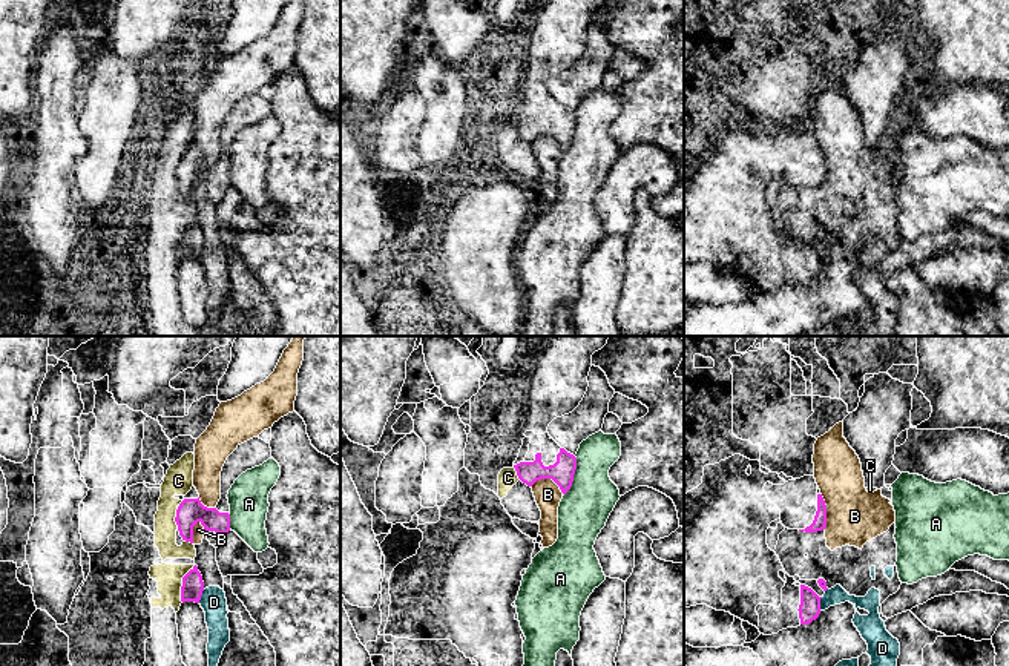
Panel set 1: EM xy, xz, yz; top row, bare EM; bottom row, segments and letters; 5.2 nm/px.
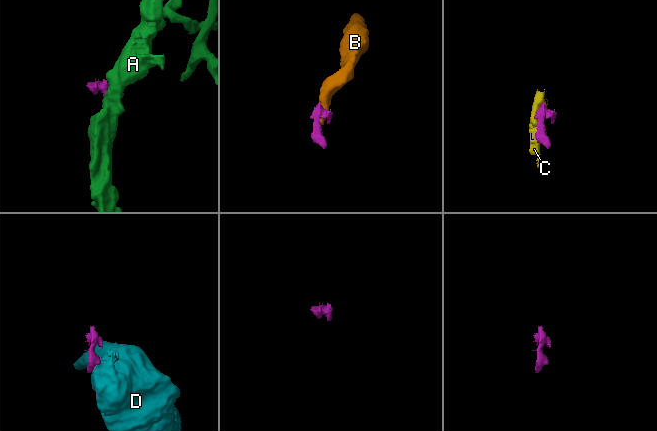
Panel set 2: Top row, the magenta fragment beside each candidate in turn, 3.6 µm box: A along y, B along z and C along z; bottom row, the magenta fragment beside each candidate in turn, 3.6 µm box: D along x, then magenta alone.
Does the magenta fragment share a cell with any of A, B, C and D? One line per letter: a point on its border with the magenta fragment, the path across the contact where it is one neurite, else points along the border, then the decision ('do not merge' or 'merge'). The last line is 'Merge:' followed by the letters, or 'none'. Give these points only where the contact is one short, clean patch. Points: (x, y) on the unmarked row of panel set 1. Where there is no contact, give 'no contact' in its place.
A: contact xz (572, 132); border xz (575, 112), (574, 137), (565, 151); do not merge
B: contact xz (548, 134); border xz (531, 141), (542, 135), (551, 135), (563, 149); do not merge
C: contact xy (183, 240); do not merge
D: contact xy (201, 250); border xy (204, 246), (198, 258); do not merge
Merge: none

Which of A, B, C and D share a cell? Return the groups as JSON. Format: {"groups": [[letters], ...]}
{"groups": [["A"], ["B", "D"], ["C"]]}

